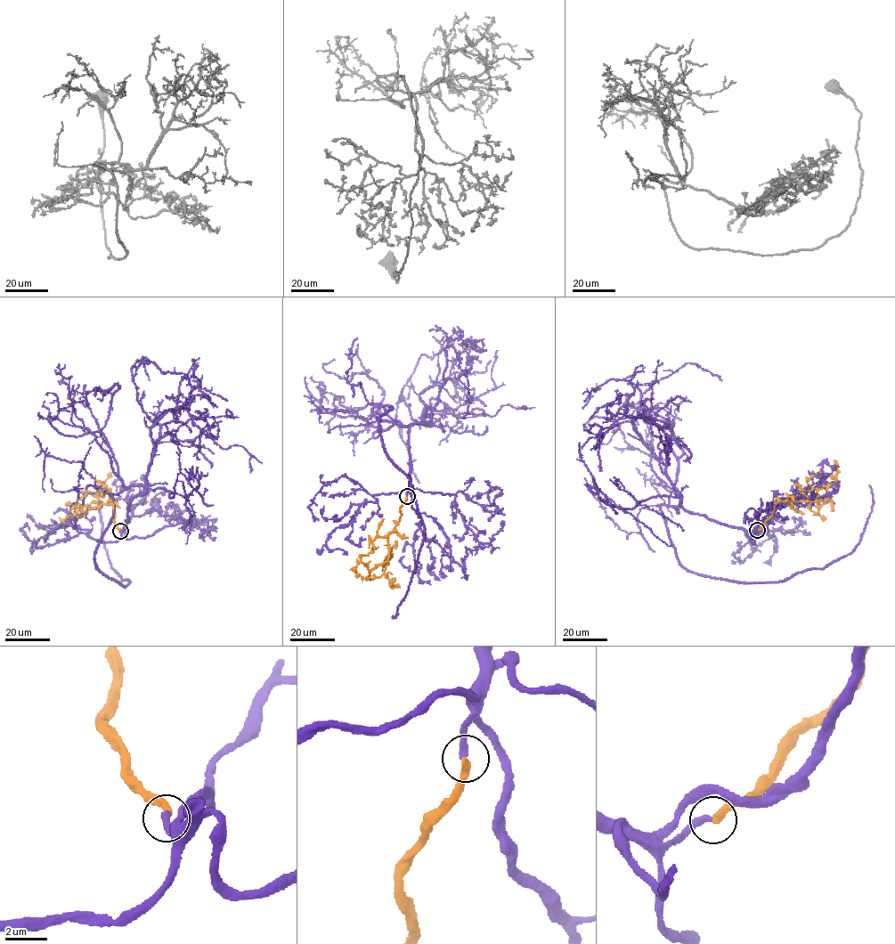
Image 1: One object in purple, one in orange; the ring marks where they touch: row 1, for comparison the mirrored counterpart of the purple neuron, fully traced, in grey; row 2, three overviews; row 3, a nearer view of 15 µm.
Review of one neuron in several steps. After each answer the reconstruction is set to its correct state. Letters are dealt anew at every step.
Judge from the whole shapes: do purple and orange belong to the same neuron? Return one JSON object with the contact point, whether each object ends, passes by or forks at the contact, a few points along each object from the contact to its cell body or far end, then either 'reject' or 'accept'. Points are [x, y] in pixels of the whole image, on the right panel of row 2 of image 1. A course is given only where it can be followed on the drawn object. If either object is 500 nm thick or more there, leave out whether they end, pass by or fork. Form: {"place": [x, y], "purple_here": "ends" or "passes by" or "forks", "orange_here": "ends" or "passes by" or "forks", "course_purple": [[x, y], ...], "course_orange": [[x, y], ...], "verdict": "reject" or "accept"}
{"place": [757, 530], "purple_here": "ends", "orange_here": "ends", "course_purple": [[757, 530], [686, 511], [679, 494], [660, 506], [687, 569], [782, 581], [853, 549], [869, 484]], "course_orange": [[757, 530], [779, 500], [821, 500], [817, 513], [799, 492]], "verdict": "accept"}

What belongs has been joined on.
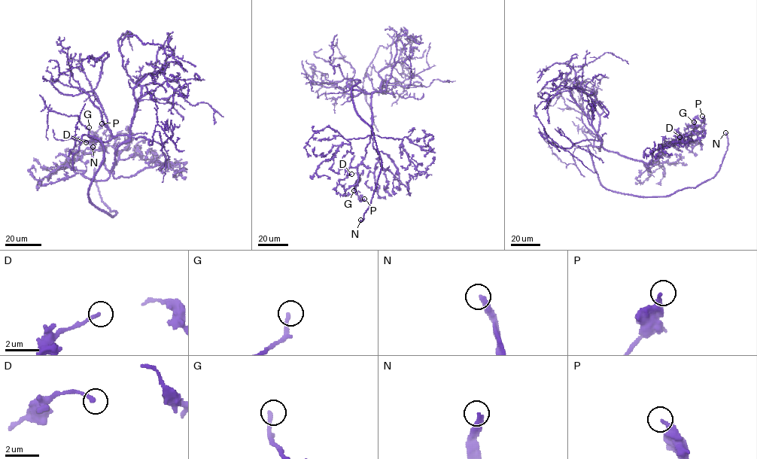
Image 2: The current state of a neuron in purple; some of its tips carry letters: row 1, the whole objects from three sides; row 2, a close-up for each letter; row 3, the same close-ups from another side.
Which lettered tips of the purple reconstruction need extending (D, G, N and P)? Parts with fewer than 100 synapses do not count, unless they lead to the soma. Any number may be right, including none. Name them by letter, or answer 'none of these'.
N

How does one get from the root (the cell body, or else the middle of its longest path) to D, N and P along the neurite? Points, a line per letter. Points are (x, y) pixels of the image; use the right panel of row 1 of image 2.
D: (590, 152), (600, 138), (604, 149), (649, 163), (667, 143), (694, 142), (691, 151), (679, 137)
N: (590, 152), (606, 188), (645, 197), (668, 196), (715, 175), (728, 145), (725, 132)
P: (590, 152), (600, 138), (604, 149), (649, 163), (667, 143), (689, 143), (703, 130), (702, 116)

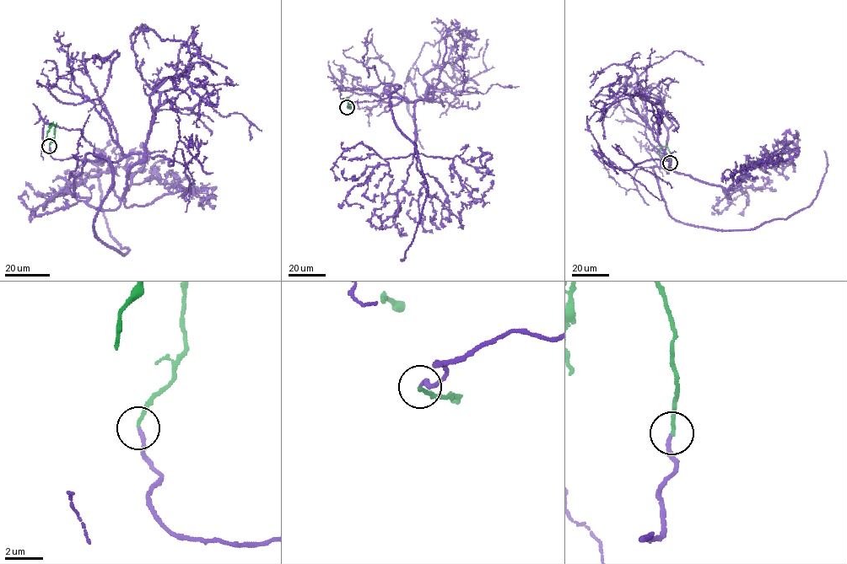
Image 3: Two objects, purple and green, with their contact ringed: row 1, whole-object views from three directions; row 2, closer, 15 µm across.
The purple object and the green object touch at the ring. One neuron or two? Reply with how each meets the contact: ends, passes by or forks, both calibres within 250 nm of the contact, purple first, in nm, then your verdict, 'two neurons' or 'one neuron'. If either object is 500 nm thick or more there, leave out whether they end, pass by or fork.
purple ends | green ends | 200/190 nm | one neuron

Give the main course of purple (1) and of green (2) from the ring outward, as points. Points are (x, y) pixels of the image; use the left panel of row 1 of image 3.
1: (49, 146), (55, 159), (109, 162), (94, 228), (123, 255), (99, 169)
2: (49, 146), (55, 136), (52, 125), (46, 136)

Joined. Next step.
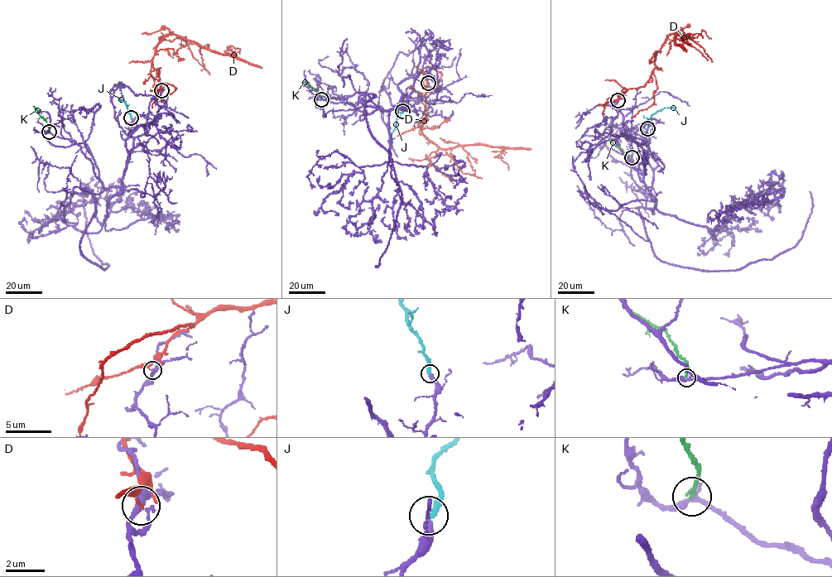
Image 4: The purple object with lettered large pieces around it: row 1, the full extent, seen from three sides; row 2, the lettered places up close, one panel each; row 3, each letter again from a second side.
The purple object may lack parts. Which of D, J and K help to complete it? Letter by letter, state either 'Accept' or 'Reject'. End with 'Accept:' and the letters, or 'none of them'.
D: Reject
J: Accept
K: Reject
Accept: J

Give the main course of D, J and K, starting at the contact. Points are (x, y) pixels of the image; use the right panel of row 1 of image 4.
D: (617, 100), (630, 88), (645, 84), (656, 53), (669, 35), (675, 34), (678, 45), (690, 33), (703, 37)
J: (647, 127), (652, 115), (664, 108), (673, 108)
K: (631, 158), (609, 137)

